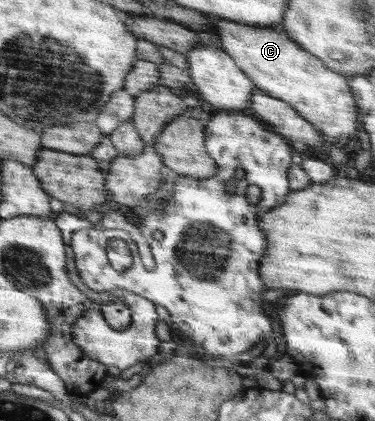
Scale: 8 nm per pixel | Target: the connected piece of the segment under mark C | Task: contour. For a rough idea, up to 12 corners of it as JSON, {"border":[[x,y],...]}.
{"border":[[226,19],[221,48],[329,143],[358,138],[347,76],[282,30]]}

